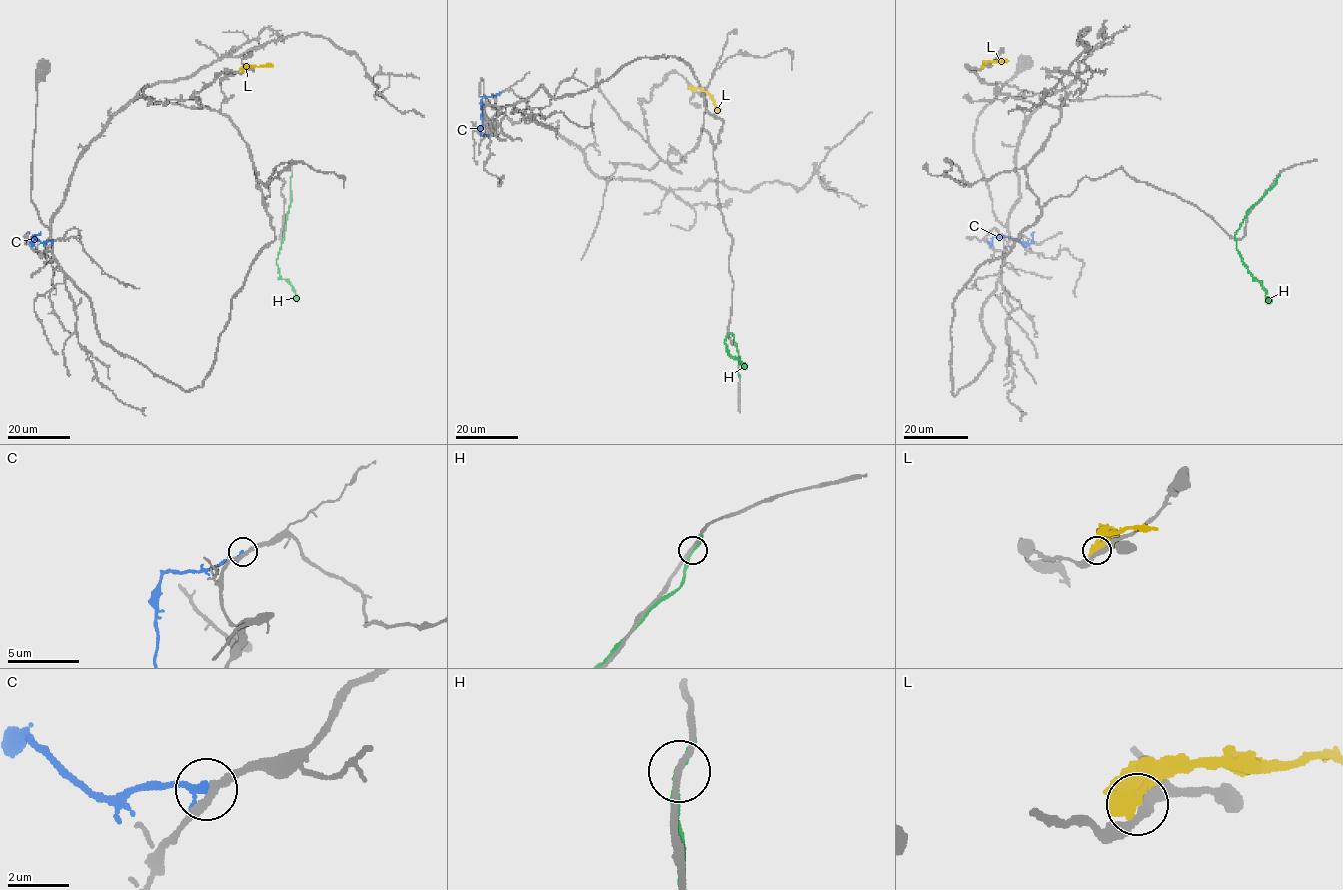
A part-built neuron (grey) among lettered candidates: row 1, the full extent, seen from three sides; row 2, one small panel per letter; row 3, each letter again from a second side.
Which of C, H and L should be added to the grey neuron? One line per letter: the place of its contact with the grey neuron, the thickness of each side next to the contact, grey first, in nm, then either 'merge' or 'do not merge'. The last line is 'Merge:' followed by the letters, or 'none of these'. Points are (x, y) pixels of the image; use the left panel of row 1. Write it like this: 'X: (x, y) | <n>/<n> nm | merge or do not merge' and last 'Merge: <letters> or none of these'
C: (52, 242) | 280/260 nm | do not merge
H: (290, 178) | 190/190 nm | do not merge
L: (244, 70) | 320/550 nm | do not merge
Merge: none of these

